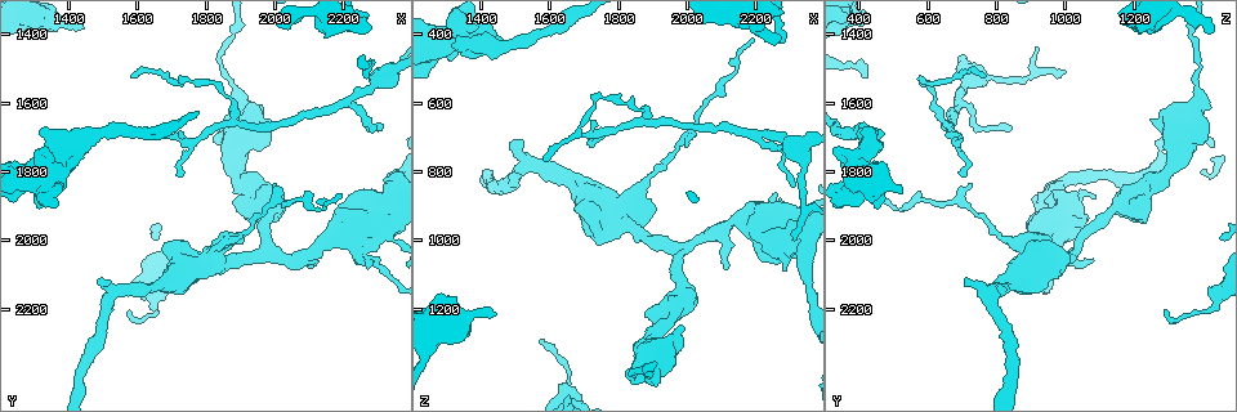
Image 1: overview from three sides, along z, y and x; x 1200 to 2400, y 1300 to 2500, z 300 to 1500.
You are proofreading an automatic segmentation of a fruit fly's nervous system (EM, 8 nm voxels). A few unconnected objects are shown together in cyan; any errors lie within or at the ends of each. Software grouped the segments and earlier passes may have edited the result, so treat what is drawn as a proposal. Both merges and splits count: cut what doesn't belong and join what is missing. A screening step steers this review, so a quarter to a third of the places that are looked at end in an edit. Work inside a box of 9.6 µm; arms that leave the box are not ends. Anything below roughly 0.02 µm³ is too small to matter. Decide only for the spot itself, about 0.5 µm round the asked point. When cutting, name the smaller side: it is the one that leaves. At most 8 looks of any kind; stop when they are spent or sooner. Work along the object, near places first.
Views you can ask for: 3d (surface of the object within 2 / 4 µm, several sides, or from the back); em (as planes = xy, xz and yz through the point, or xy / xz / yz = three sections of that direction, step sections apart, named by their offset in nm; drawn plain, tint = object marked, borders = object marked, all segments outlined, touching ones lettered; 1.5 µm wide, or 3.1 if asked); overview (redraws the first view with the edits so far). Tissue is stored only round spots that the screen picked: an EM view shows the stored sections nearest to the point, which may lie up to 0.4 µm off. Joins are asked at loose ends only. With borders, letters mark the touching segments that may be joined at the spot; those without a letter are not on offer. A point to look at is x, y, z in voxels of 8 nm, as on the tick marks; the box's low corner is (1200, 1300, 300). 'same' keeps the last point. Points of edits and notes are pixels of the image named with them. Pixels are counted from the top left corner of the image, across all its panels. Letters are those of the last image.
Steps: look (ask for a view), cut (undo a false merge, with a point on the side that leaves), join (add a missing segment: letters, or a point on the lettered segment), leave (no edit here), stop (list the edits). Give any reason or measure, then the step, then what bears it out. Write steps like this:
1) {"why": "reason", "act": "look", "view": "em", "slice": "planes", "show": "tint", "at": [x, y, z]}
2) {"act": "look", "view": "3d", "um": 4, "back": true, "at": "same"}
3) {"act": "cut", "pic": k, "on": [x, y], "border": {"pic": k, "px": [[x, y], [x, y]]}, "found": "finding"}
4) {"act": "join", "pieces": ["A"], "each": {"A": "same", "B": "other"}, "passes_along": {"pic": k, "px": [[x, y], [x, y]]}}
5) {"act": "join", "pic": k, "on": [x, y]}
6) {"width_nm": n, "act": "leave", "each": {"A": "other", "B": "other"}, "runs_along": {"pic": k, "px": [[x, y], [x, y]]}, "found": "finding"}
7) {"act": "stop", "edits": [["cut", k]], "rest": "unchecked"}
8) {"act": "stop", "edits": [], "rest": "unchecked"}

{"why": "free end", "act": "look", "view": "em", "slice": "xz", "step": 8, "show": "borders", "at": [1880, 1990, 960]}

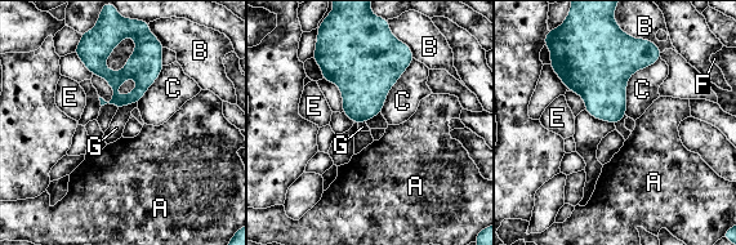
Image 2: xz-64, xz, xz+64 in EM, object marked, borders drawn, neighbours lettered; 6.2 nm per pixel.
{"act": "leave", "each": {"A": "other", "B": "other", "C": "other", "E": "other", "F": "other", "G": "other"}, "border": {"pic": 2, "px": [[137, 102], [124, 105], [117, 110]]}, "found": "none of them fits"}

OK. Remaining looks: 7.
{"act": "look", "view": "3d", "um": 2, "at": [1480, 2120, 720]}

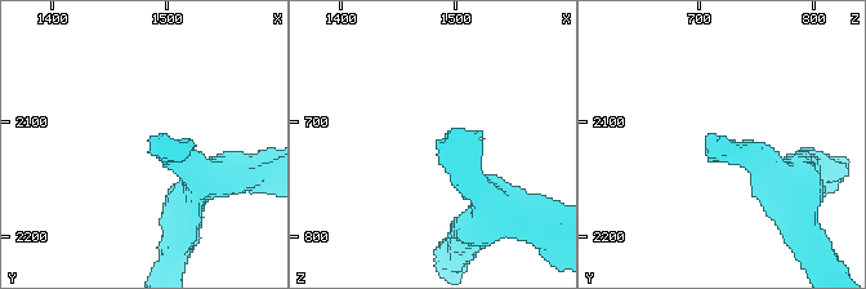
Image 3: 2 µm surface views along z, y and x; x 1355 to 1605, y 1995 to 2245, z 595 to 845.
{"act": "look", "view": "em", "slice": "xz", "step": 4, "show": "tint", "at": [1484, 2120, 718]}

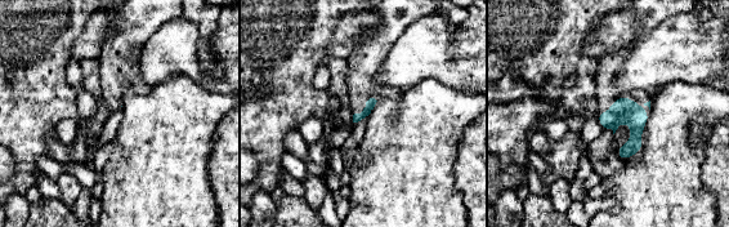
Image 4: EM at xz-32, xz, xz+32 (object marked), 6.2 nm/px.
{"why": "cut it another way", "act": "look", "view": "em", "slice": "planes", "show": "borders", "at": "same"}

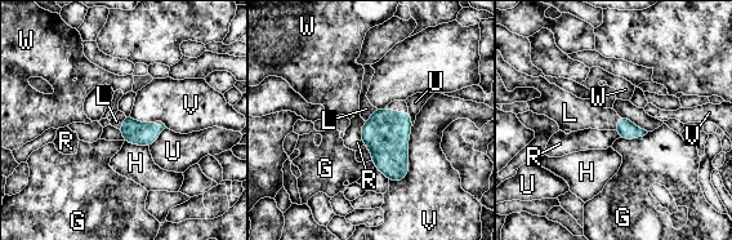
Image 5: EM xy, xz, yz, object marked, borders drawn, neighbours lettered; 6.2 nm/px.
{"act": "join", "pieces": ["L"], "each": {"G": "other", "H": "other", "L": "same", "R": "other", "U": "other", "V": "other", "W": "other"}, "passes_along": {"pic": 5, "px": [[144, 134], [123, 121], [116, 121]]}, "found": "the neuron continues"}

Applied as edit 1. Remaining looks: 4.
{"why": "tapers out", "act": "look", "view": "em", "slice": "planes", "show": "borders", "at": [2320, 1670, 840]}

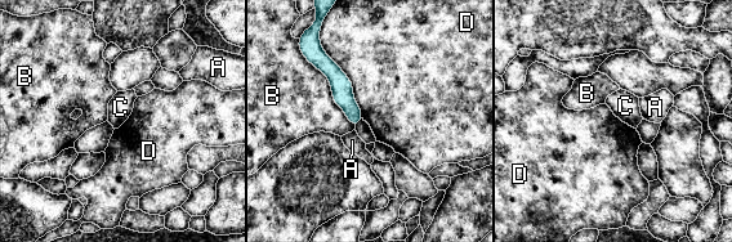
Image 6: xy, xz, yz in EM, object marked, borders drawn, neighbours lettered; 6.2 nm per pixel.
{"longest_contact_nm": ["D", 550], "act": "leave", "each": {"A": "other", "B": "other", "C": "other", "D": "other"}, "runs_along": {"pic": 6, "px": [[325, 58], [355, 121]]}, "found": "no lettered segment goes on from it"}

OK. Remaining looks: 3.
{"act": "stop", "edits": [["join", 5]], "rest": "unchecked"}

